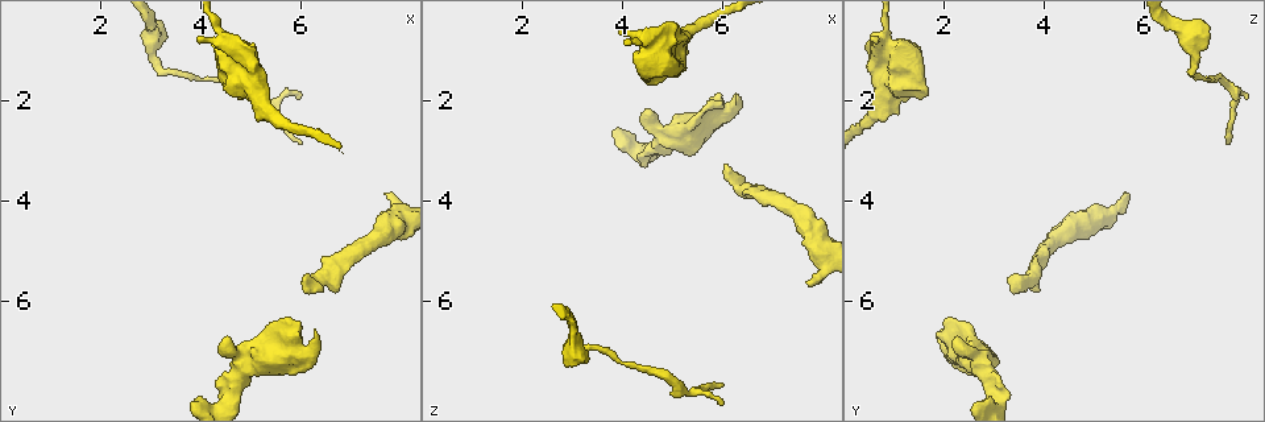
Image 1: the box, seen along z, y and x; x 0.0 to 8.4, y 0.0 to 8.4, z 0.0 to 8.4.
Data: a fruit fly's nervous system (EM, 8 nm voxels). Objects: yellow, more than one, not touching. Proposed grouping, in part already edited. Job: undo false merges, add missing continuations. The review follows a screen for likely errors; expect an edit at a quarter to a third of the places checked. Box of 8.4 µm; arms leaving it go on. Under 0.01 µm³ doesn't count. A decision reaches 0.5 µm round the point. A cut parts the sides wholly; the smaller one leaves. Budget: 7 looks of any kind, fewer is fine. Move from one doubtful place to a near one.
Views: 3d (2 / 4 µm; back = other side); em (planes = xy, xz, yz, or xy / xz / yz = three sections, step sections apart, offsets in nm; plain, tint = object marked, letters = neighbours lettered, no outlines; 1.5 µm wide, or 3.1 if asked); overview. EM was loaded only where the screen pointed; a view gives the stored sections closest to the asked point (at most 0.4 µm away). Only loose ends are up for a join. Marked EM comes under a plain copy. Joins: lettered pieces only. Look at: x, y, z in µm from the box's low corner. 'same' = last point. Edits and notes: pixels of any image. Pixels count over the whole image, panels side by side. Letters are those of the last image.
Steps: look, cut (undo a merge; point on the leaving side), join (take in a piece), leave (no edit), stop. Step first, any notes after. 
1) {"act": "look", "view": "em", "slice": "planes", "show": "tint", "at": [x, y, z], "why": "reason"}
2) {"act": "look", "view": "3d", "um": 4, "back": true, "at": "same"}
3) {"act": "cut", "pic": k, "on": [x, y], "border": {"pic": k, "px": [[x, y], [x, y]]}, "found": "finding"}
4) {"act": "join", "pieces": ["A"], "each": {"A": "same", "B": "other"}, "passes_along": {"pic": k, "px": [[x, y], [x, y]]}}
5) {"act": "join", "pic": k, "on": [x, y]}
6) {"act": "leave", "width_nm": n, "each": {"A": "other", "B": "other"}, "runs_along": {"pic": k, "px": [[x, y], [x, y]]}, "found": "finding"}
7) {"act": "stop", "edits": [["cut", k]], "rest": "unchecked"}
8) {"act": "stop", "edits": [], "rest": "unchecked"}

{"act": "look", "view": "em", "slice": "planes", "show": "letters", "at": [6.25, 6.60, 2.10], "why": "free end"}

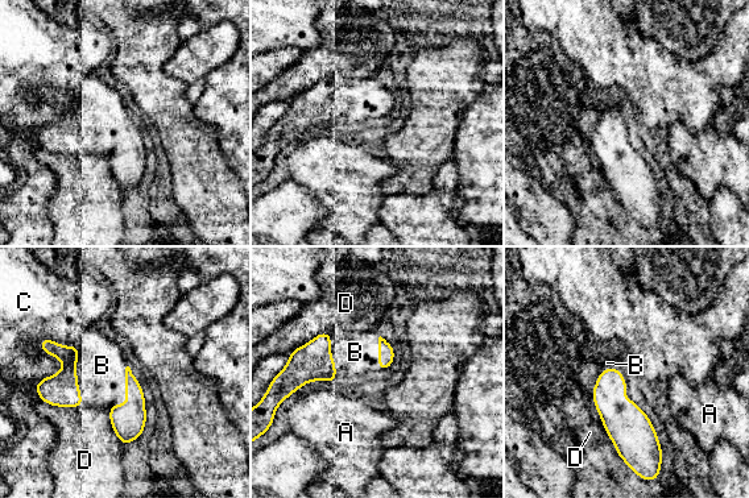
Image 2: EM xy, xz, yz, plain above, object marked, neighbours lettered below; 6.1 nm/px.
{"act": "join", "pieces": ["B"], "longest_contact_nm": ["B", 340], "each": {"A": "other", "B": "same", "C": "other", "D": "other"}, "passes_along": {"pic": 2, "px": [[128, 422], [125, 395], [102, 365]]}, "found": "the cell continues"}

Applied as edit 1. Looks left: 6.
{"act": "look", "view": "overview"}

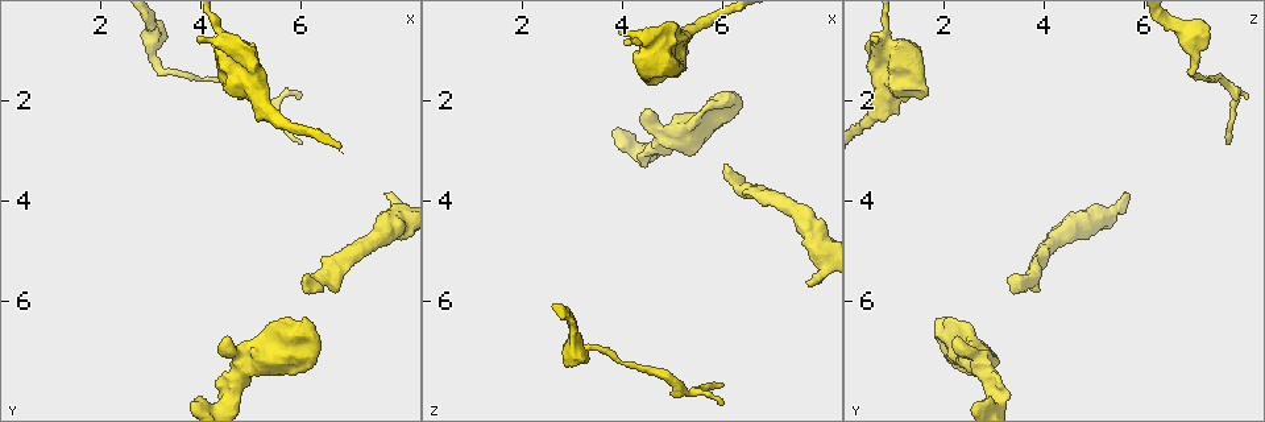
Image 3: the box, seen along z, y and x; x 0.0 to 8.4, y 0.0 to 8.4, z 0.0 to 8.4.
{"act": "look", "view": "em", "slice": "planes", "show": "tint", "at": [7.70, 3.85, 5.65], "why": "branch stops here"}

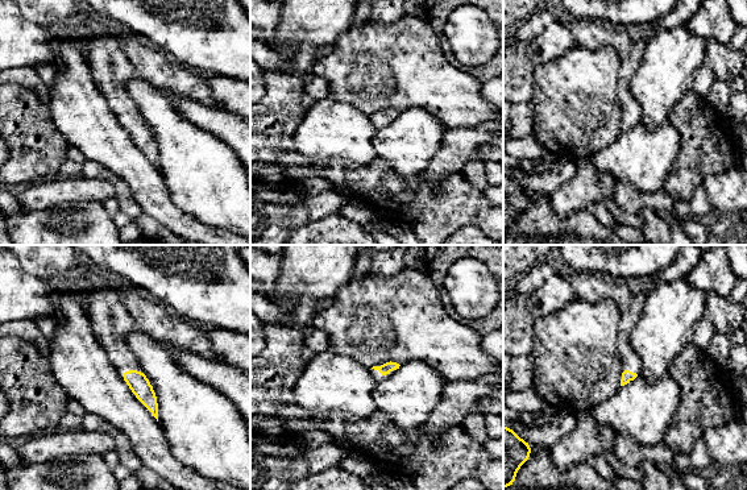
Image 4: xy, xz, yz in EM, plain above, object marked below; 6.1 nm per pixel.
{"act": "look", "view": "em", "slice": "planes", "show": "letters", "at": "same", "why": "what lies round it"}

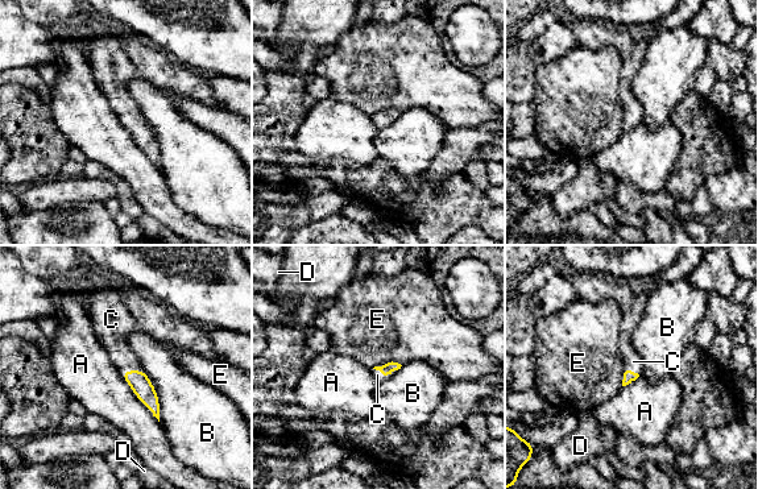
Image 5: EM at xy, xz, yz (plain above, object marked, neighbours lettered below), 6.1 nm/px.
{"act": "join", "pieces": ["C"], "each": {"A": "other", "B": "other", "C": "same", "D": "other", "E": "other"}, "passes_along": {"pic": 5, "px": [[389, 368], [384, 374], [377, 374]]}, "found": "the cell continues"}

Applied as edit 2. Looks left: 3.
{"act": "stop", "edits": [["join", 2], ["join", 5]], "rest": "unchecked"}

